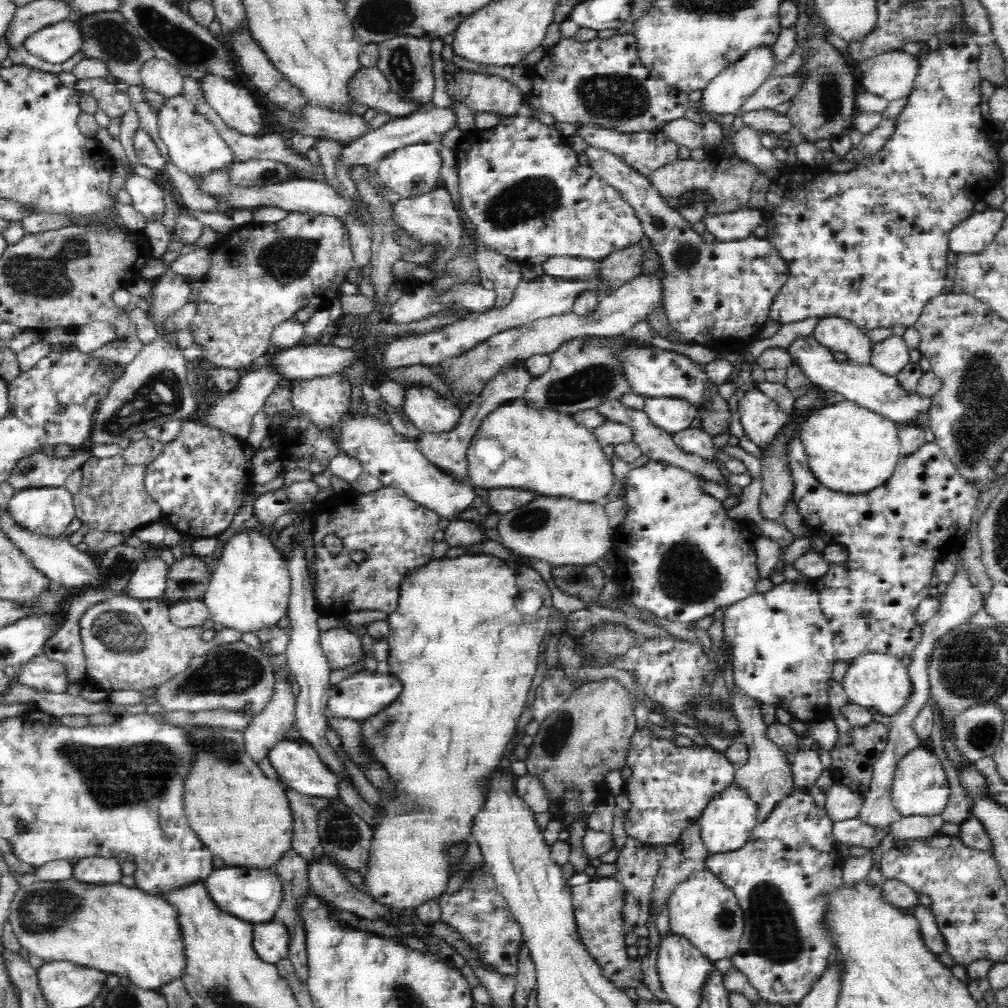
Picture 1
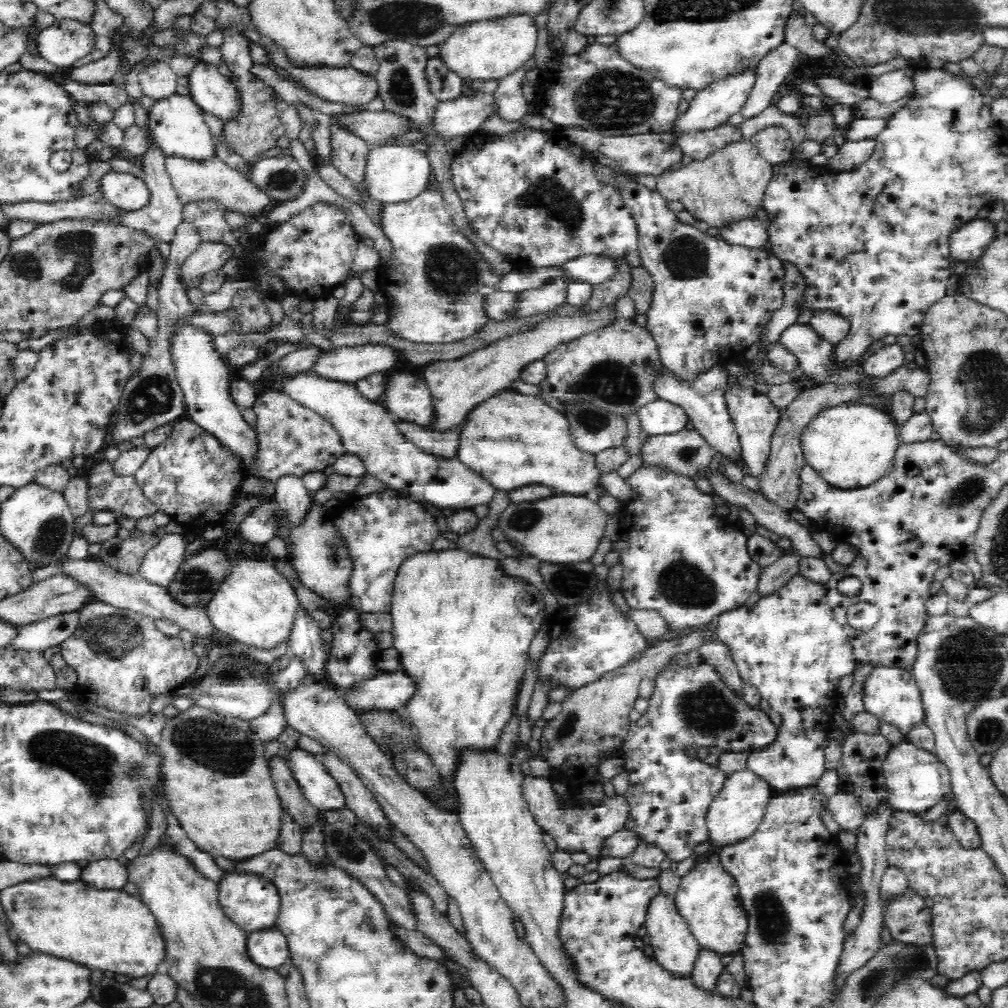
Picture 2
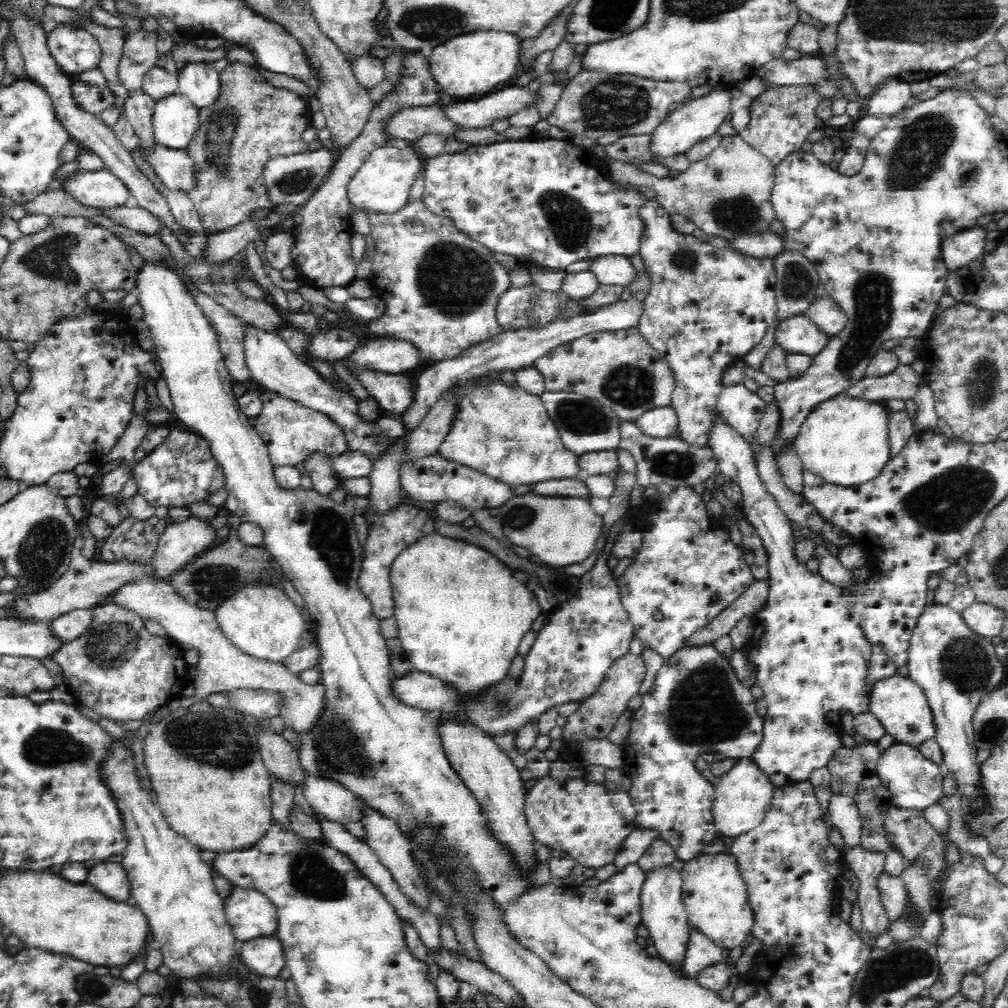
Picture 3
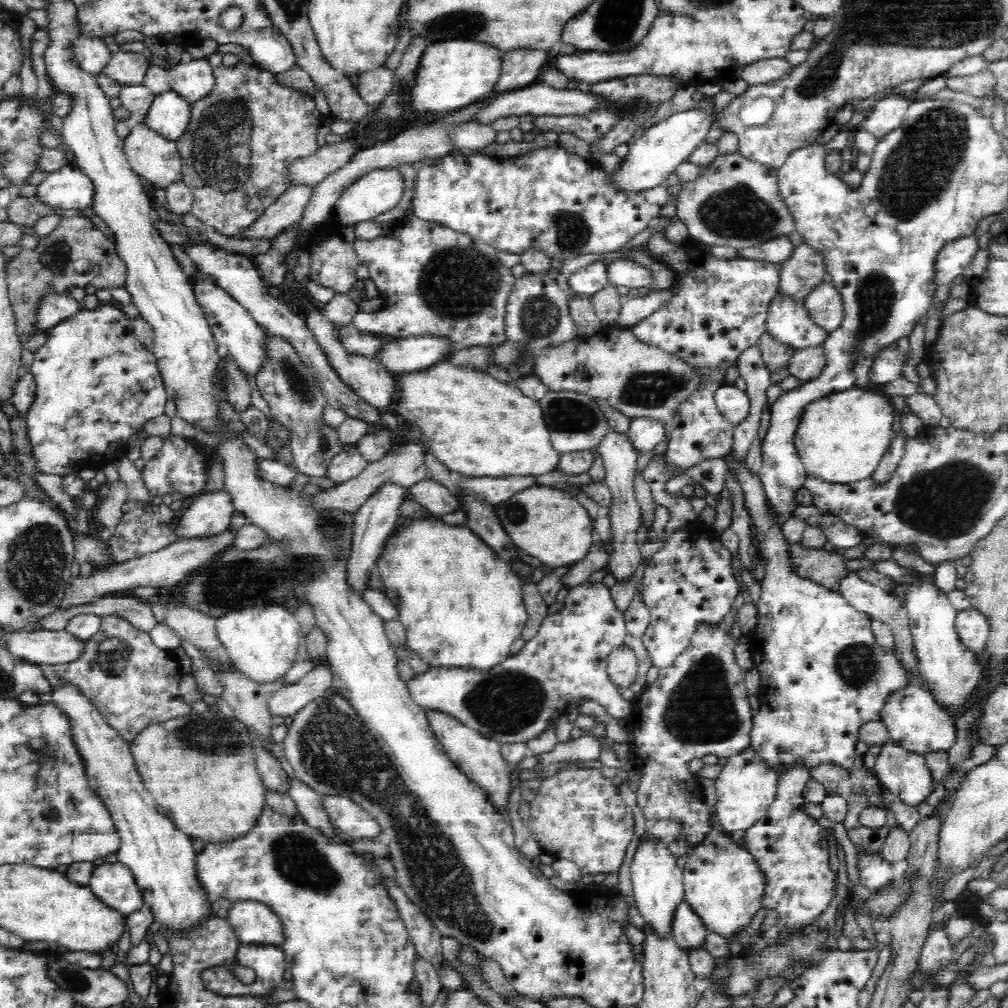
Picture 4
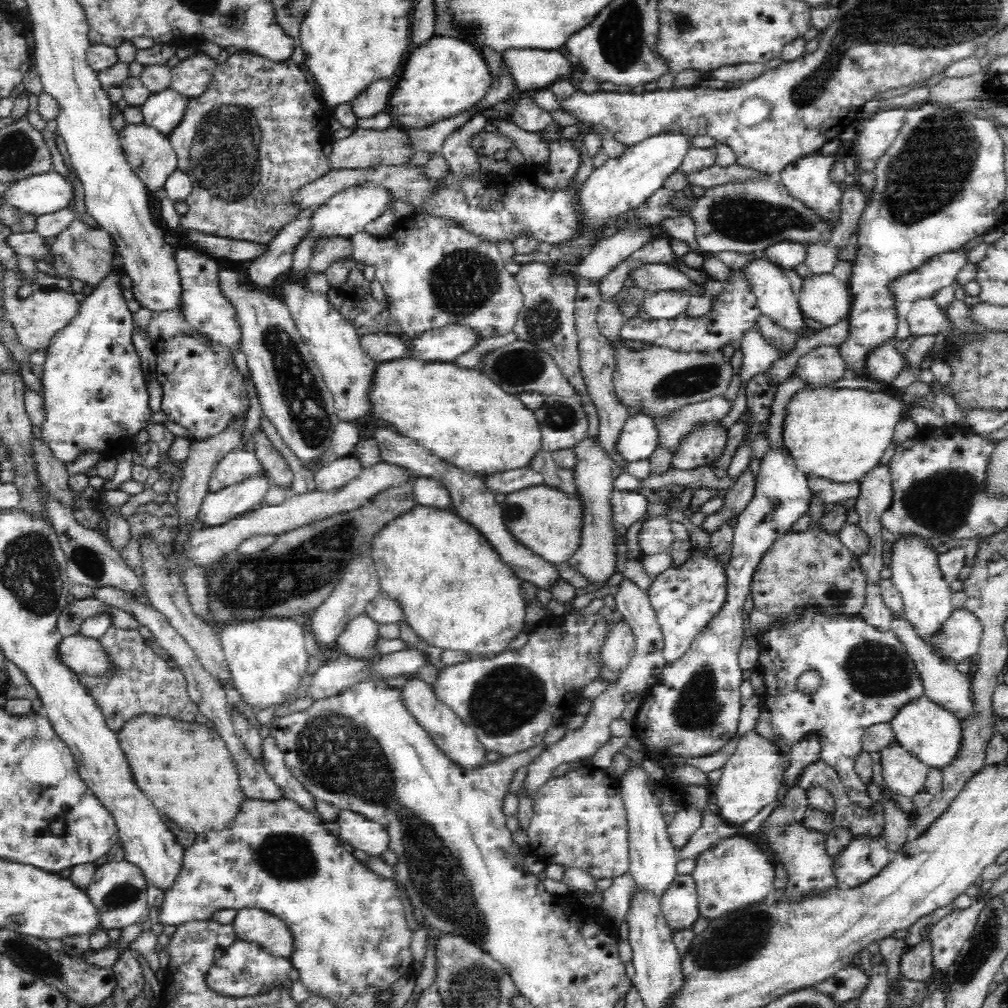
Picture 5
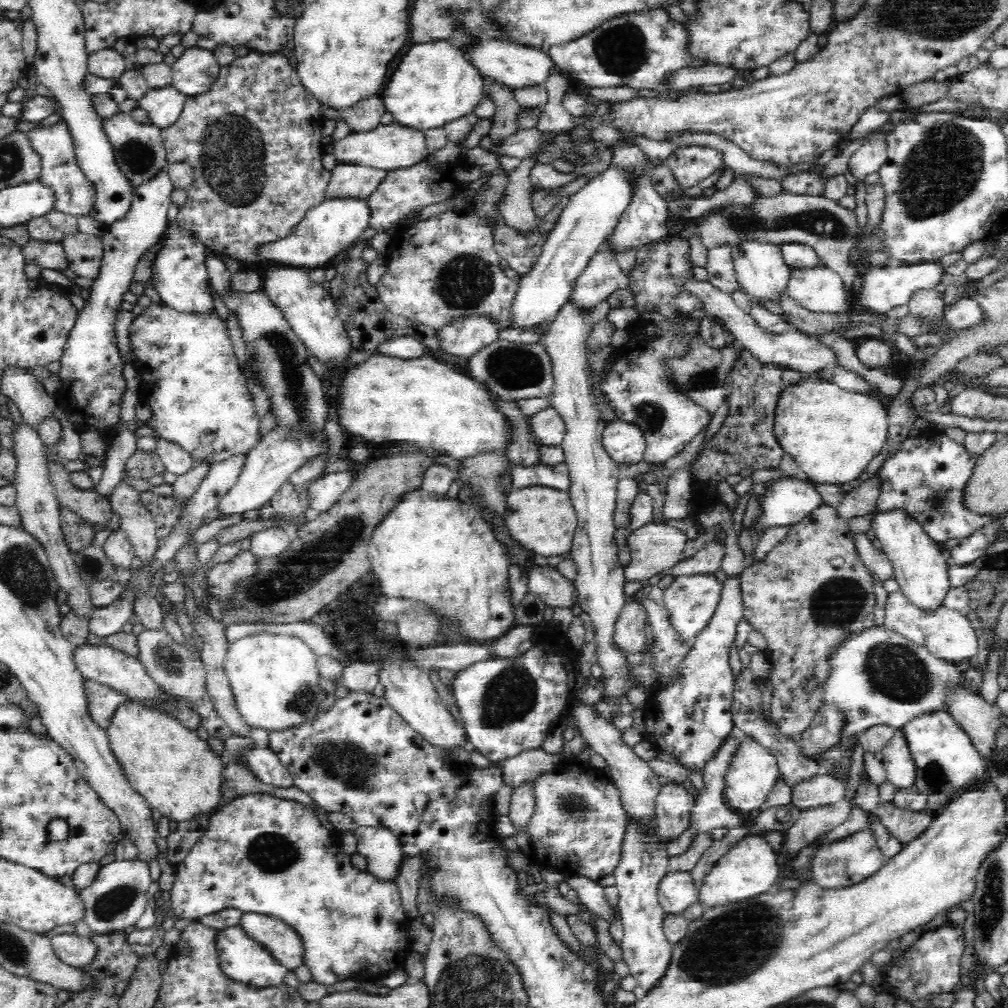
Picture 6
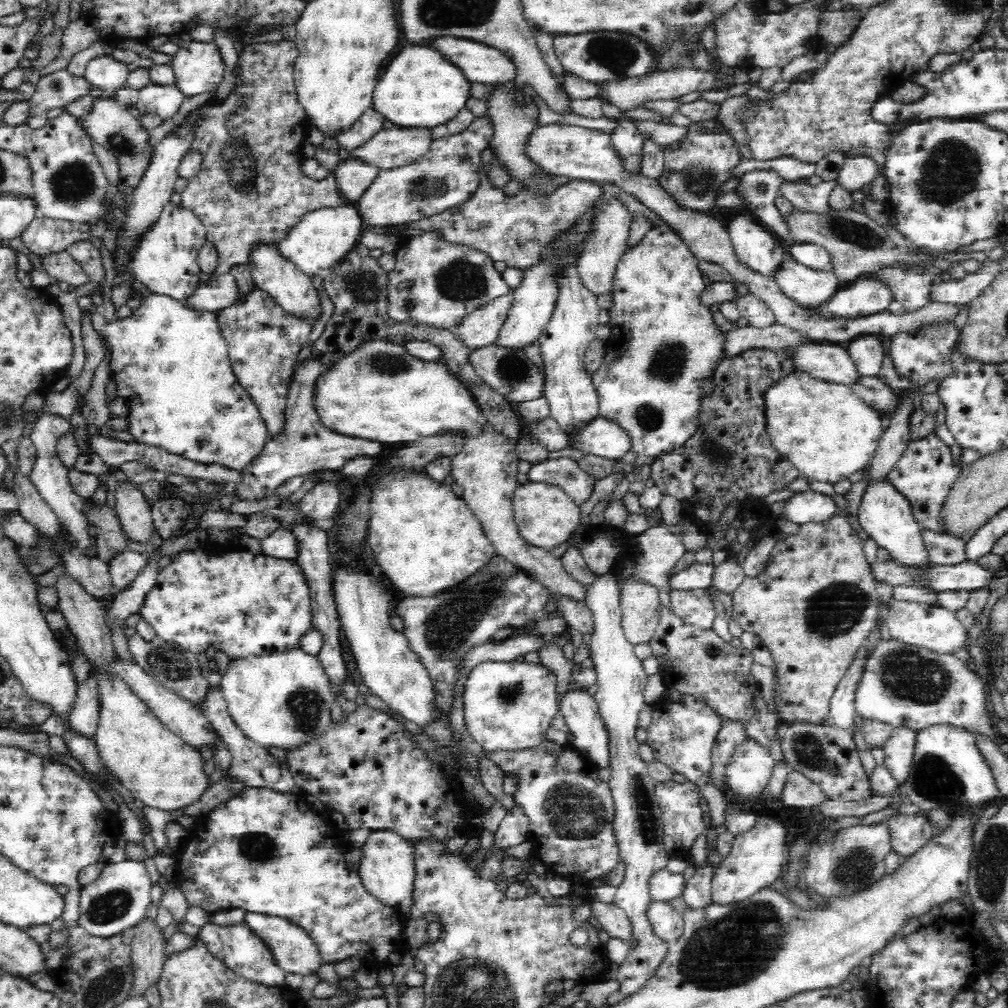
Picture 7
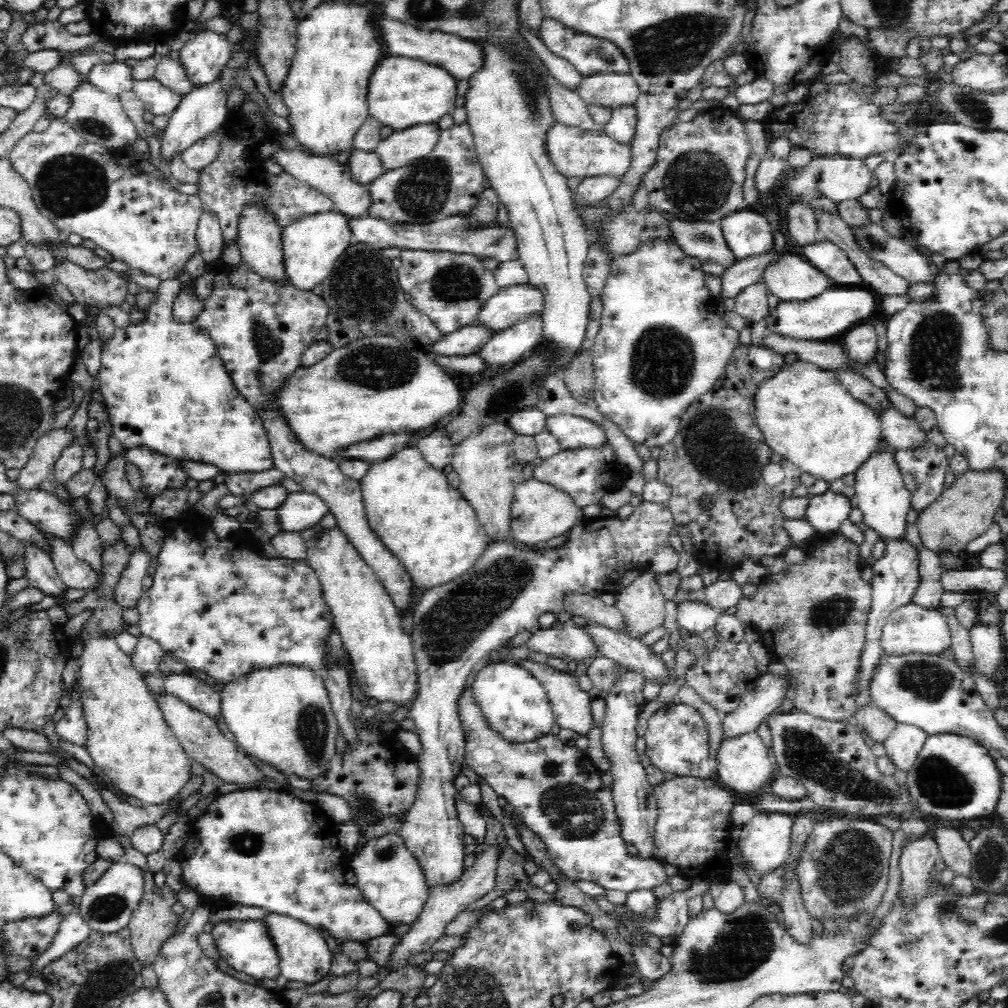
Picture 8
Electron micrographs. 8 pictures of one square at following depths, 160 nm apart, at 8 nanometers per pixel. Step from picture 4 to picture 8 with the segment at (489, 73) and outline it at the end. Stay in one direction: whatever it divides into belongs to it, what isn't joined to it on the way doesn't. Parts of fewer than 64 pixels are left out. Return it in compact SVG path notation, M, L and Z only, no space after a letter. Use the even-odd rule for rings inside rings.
M388 56L376 66L370 78L368 112L394 131L437 123L456 108L458 83L448 70L429 62L406 56Z

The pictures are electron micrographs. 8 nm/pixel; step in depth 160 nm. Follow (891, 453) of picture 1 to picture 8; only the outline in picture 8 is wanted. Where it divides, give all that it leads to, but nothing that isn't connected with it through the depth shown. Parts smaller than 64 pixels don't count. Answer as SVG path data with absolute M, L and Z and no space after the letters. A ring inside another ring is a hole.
M798 360L791 364L785 363L778 374L759 385L754 402L755 420L768 446L803 473L811 474L816 479L824 479L828 483L844 478L846 474L854 474L884 439L876 411L840 386L832 371L822 370L812 363Z

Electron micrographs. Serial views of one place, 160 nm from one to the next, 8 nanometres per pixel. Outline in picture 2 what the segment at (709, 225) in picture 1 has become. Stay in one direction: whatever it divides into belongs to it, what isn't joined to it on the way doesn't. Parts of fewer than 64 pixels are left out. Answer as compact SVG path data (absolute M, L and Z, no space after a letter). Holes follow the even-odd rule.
M742 218L718 227L719 236L727 243L752 248L763 248L768 242L765 225L754 218Z

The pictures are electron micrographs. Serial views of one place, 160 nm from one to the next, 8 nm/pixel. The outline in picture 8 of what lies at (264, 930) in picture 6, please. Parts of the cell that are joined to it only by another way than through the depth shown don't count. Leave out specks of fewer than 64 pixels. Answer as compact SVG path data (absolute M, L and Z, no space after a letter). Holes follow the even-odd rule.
M268 914L259 920L275 946L281 974L287 980L314 984L330 972L332 951L322 935L311 926L281 914Z

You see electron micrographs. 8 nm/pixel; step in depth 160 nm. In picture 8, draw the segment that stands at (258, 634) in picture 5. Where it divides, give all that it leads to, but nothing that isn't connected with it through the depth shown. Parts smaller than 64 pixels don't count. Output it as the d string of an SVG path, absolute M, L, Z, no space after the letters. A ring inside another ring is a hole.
M281 663L280 666L252 670L233 682L219 685L219 688L222 722L227 724L234 740L248 756L268 763L284 774L295 774L308 781L326 770L328 762L336 754L339 724L331 709L324 680L314 669Z

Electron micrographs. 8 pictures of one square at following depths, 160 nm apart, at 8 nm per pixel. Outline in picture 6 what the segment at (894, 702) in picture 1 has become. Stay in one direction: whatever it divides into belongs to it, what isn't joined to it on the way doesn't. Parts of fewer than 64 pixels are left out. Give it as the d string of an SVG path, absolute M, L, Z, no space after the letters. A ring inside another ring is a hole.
M944 709L917 714L908 719L900 731L916 766L916 782L913 786L926 796L942 792L952 799L973 784L993 775L993 765L980 756L968 734Z

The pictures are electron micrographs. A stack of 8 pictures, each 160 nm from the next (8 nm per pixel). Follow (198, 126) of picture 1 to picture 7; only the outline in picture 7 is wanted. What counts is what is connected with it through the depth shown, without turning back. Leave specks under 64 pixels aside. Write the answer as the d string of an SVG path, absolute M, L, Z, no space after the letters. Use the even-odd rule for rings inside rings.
M150 83L139 90L138 102L143 112L156 114L166 122L178 112L184 98L184 94L175 84L160 86Z

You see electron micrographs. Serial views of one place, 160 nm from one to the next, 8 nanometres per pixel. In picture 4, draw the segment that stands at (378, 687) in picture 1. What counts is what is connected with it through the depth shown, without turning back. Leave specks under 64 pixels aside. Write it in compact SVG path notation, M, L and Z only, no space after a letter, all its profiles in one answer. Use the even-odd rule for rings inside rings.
M585 580L568 588L560 611L544 618L536 636L526 642L518 654L510 656L505 662L483 673L472 669L429 668L423 674L418 674L405 682L408 693L421 709L449 714L464 726L477 730L484 738L502 744L527 742L531 738L536 738L552 726L558 716L565 714L568 704L576 698L598 702L612 718L629 719L633 703L624 700L622 694L618 694L617 687L607 673L609 655L624 645L627 635L624 615L618 610L612 592L604 582Z

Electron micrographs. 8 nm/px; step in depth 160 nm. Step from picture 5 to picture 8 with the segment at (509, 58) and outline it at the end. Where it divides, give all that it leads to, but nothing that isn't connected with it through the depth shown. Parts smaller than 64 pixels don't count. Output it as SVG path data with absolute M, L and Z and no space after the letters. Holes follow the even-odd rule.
M388 17L380 22L380 36L383 38L383 44L386 44L388 54L392 54L392 56L410 56L410 58L432 63L448 70L457 81L468 81L475 76L478 70L486 68L486 59L484 59L482 46L468 39L458 38L454 34L418 30L413 26L405 25L398 21L394 22Z

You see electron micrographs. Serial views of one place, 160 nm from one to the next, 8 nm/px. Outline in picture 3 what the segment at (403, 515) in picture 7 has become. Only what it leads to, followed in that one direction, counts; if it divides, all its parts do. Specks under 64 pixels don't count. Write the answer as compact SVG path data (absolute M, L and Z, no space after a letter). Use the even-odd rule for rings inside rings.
M438 533L432 534L418 542L414 542L412 546L408 546L404 552L400 552L400 556L395 558L390 568L390 582L392 583L393 599L395 604L395 614L398 626L398 638L402 644L402 649L406 654L407 660L412 664L414 671L430 674L430 677L436 678L436 681L441 681L448 688L454 691L454 695L458 699L464 701L476 701L482 699L488 692L496 689L500 684L509 678L508 670L512 666L512 660L516 658L523 637L532 630L534 620L541 615L544 615L534 593L530 591L527 585L520 581L514 575L514 572L504 565L492 553L489 553L483 548L474 546L471 542L463 540L454 540L446 538Z

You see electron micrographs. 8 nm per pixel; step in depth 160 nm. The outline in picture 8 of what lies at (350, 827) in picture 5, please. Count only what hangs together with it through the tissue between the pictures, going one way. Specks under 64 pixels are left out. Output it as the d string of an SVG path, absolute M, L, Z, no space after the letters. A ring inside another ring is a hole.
M400 832L369 839L362 848L348 855L347 866L356 875L356 885L361 895L392 926L410 925L420 917L430 890L418 859L408 850Z

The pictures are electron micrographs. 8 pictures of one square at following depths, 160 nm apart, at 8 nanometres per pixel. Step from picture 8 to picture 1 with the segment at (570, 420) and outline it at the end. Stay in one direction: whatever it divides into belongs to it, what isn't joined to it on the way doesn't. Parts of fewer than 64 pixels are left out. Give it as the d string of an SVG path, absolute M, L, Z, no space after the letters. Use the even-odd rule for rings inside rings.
M644 397L643 409L656 426L672 434L690 428L694 418L700 415L698 405L687 398Z

